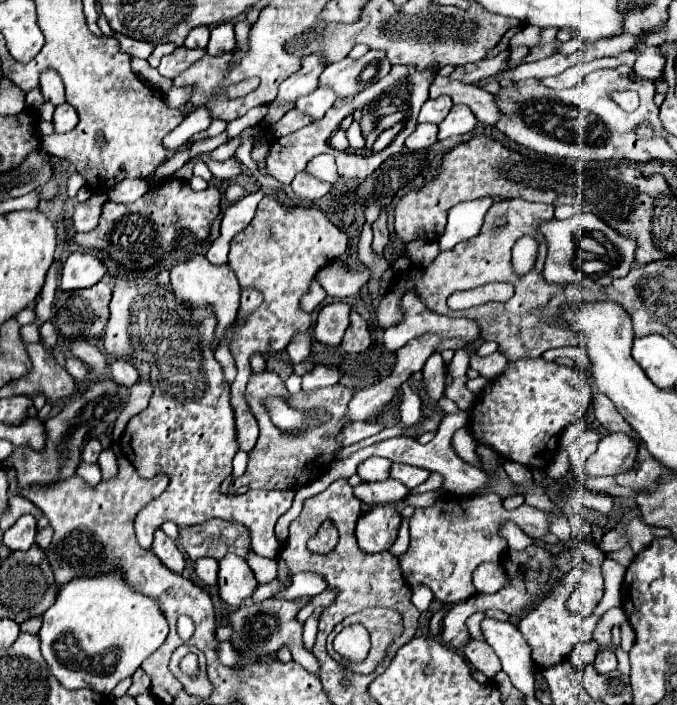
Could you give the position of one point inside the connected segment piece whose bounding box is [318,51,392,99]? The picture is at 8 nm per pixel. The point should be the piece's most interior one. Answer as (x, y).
(347, 78)

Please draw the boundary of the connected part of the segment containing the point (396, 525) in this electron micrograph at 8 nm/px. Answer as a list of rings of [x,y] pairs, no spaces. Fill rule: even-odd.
[[[378,505],[366,511],[356,525],[356,541],[364,553],[390,549],[400,529],[400,513],[390,505]]]

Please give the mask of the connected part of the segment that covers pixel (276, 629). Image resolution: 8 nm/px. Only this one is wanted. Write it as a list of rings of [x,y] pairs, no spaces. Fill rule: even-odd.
[[[301,597],[295,600],[266,599],[264,603],[250,607],[250,611],[248,611],[248,605],[246,607],[242,605],[238,611],[234,611],[230,615],[230,625],[234,629],[230,641],[238,649],[244,651],[246,659],[242,661],[242,665],[254,661],[258,655],[270,655],[272,659],[276,659],[276,651],[282,645],[288,645],[290,651],[292,651],[292,659],[296,663],[299,663],[302,667],[318,667],[316,657],[302,645],[303,625],[296,621],[296,613],[304,608],[310,600],[309,597]]]

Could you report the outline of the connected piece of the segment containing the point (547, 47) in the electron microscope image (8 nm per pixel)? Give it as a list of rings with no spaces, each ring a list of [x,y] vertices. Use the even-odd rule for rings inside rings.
[[[552,27],[544,29],[542,31],[542,43],[538,47],[532,47],[524,61],[540,61],[540,59],[552,57],[554,51],[556,51],[556,47],[558,47],[558,43],[560,43],[556,35],[558,35],[558,29],[552,29]]]

